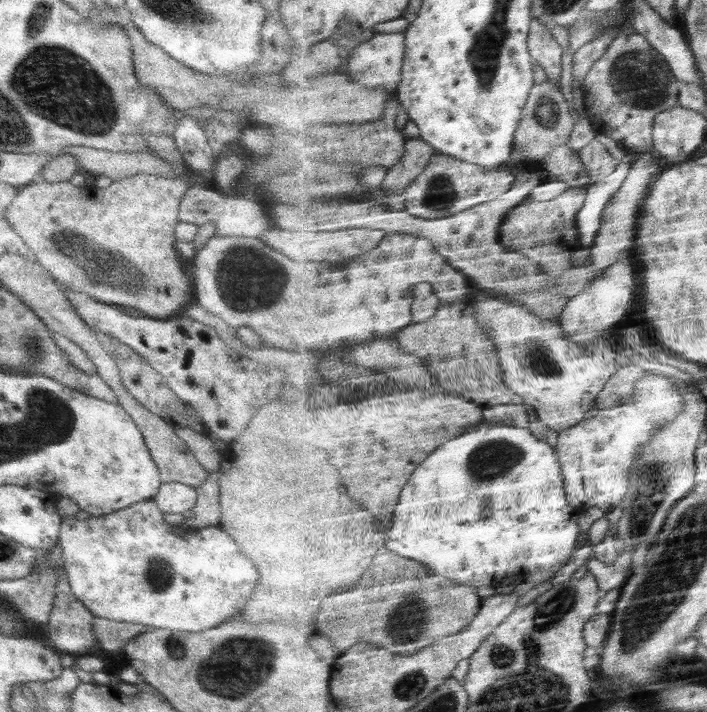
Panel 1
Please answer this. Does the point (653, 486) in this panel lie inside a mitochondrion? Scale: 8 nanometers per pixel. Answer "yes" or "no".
yes

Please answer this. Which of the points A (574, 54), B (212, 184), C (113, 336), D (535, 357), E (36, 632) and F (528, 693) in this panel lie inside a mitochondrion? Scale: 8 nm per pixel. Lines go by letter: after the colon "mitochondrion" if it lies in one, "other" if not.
A: other
B: other
C: other
D: mitochondrion
E: other
F: mitochondrion

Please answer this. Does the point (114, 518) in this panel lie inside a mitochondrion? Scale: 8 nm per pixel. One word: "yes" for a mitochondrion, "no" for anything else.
no

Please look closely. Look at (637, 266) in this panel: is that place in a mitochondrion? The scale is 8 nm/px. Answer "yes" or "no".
no

